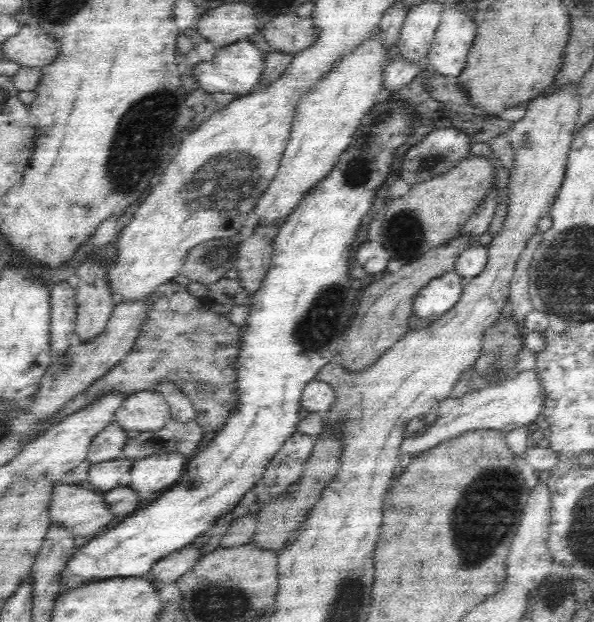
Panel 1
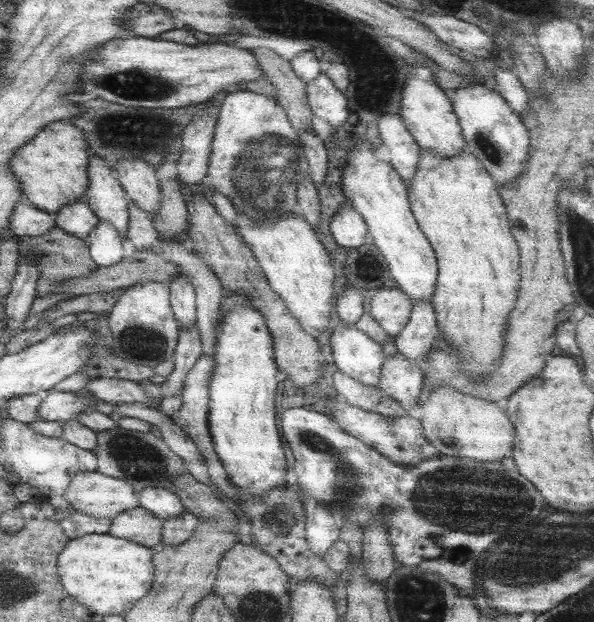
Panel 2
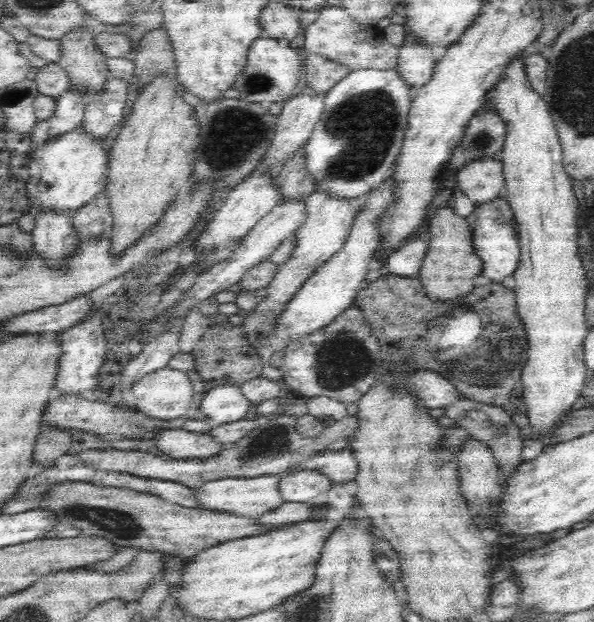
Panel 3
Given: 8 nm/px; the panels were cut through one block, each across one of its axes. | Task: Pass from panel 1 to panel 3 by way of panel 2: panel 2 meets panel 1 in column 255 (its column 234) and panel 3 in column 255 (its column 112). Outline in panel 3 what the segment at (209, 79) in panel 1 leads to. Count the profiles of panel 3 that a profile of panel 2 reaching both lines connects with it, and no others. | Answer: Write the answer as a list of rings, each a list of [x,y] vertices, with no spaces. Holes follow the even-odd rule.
[[[258,38],[250,44],[246,66],[242,68],[242,74],[234,80],[230,92],[232,96],[238,92],[238,98],[244,102],[258,102],[264,106],[270,106],[274,102],[288,102],[294,96],[296,84],[300,80],[300,74],[304,74],[304,58],[302,52],[294,50],[292,44],[286,40],[276,38]]]

